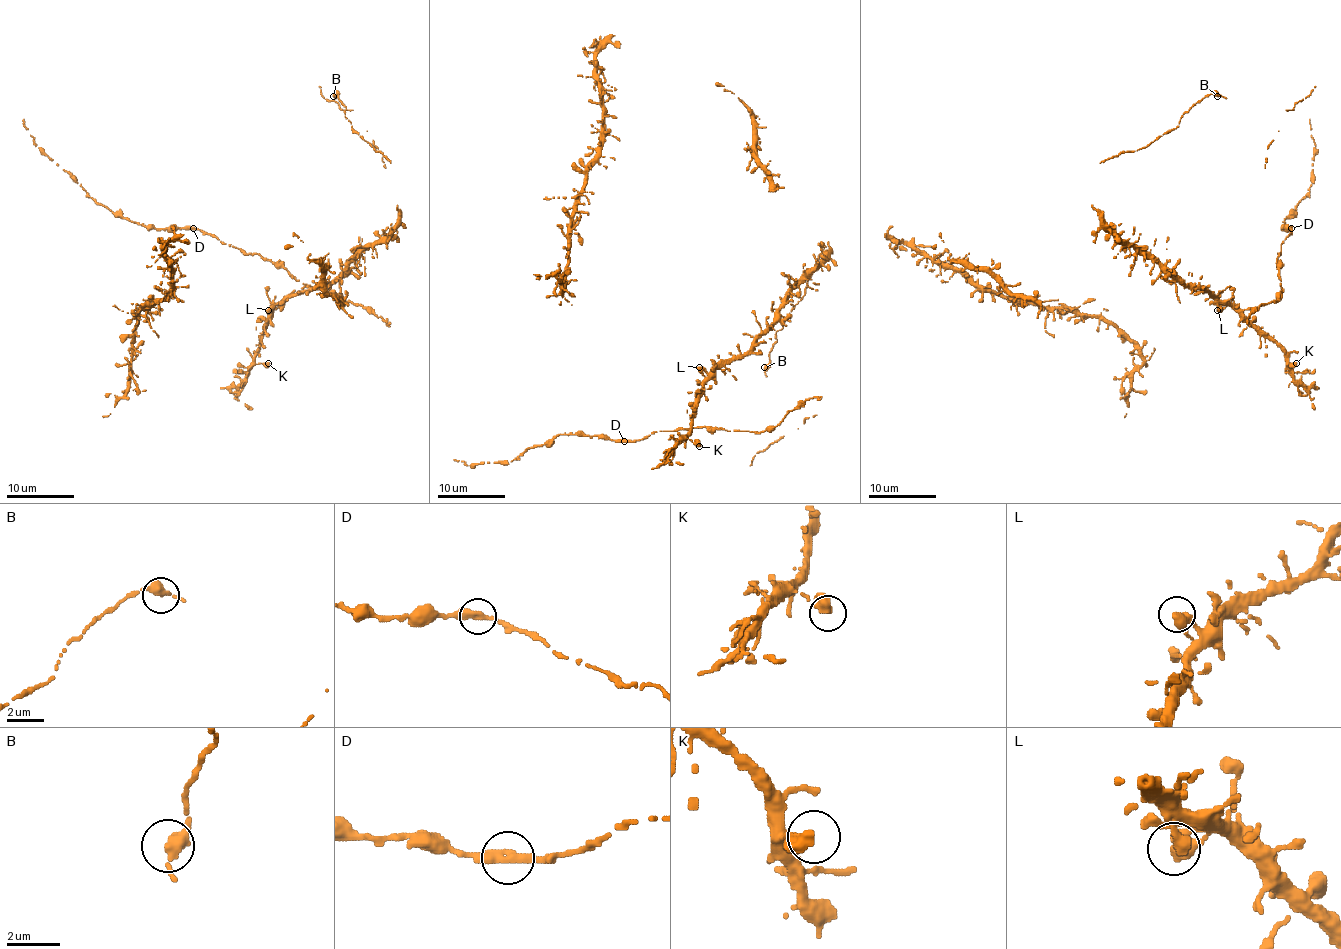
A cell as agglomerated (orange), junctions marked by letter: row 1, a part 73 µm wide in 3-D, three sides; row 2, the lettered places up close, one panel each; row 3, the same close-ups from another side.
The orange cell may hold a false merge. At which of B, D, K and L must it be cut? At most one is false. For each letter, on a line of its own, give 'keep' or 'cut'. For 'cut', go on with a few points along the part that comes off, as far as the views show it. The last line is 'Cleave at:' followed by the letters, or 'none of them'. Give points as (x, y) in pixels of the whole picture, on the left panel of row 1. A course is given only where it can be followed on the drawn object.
B: keep
D: cut; foreign part runs (192, 229), (281, 264), (298, 281), (357, 303), (391, 323)
K: keep
L: keep
Cleave at: D

